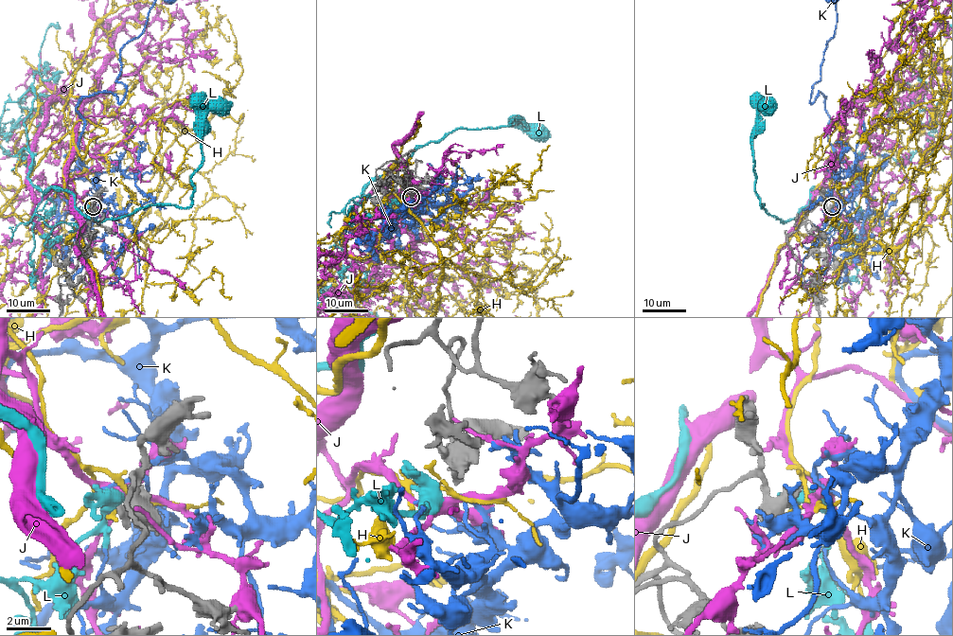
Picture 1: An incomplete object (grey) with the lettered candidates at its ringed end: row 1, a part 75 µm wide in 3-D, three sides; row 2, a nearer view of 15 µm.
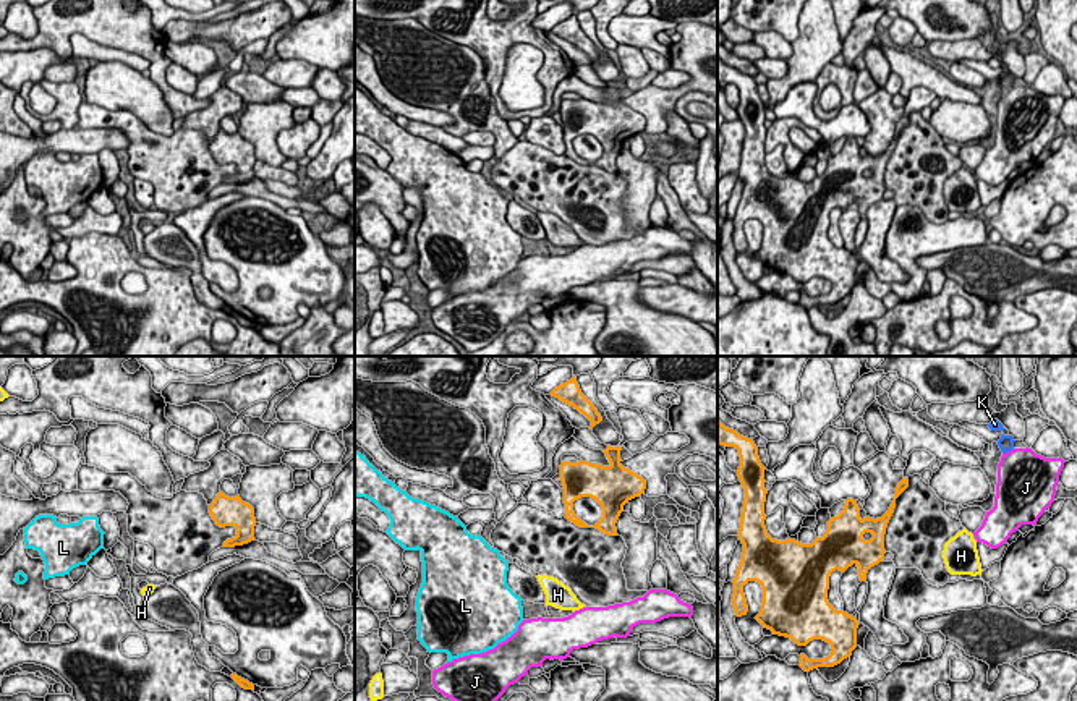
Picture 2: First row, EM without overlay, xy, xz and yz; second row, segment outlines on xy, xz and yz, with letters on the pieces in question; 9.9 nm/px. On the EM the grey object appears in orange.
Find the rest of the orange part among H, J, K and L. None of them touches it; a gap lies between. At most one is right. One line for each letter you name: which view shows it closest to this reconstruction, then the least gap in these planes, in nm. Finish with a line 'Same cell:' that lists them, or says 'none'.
L: Closest in xz. Distance 750 nm
Same cell: L

